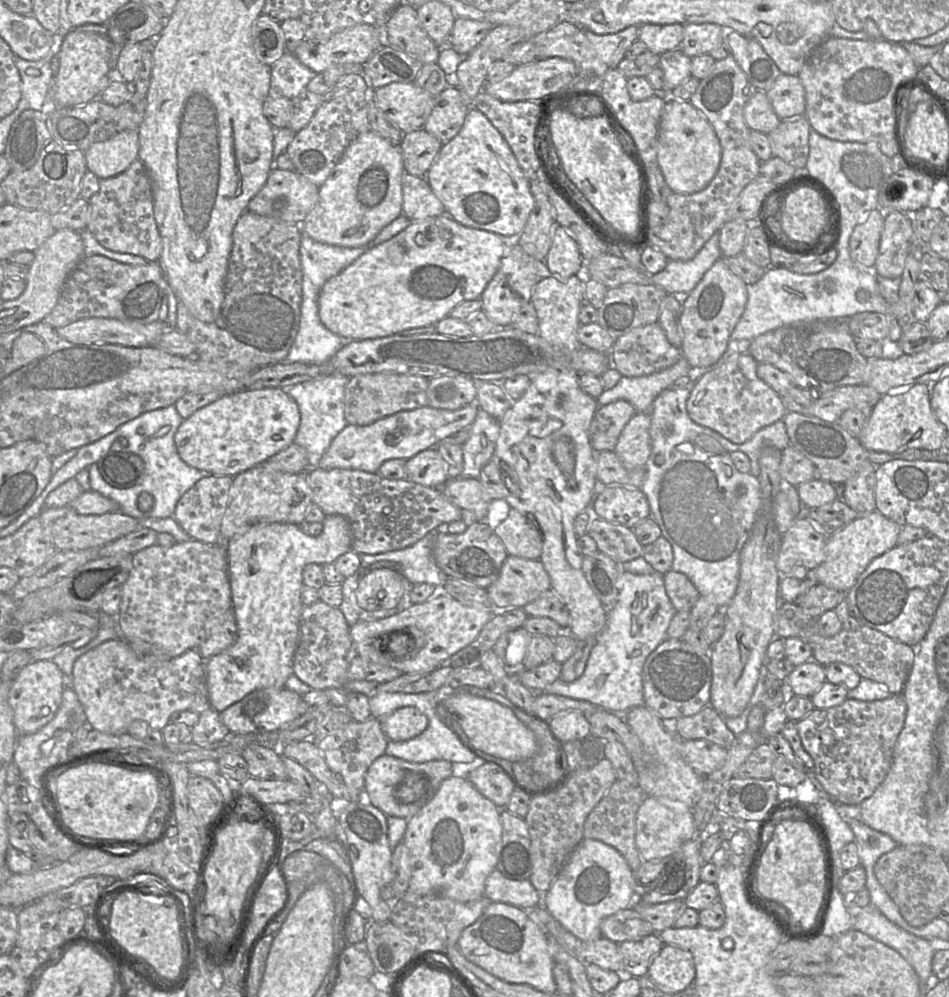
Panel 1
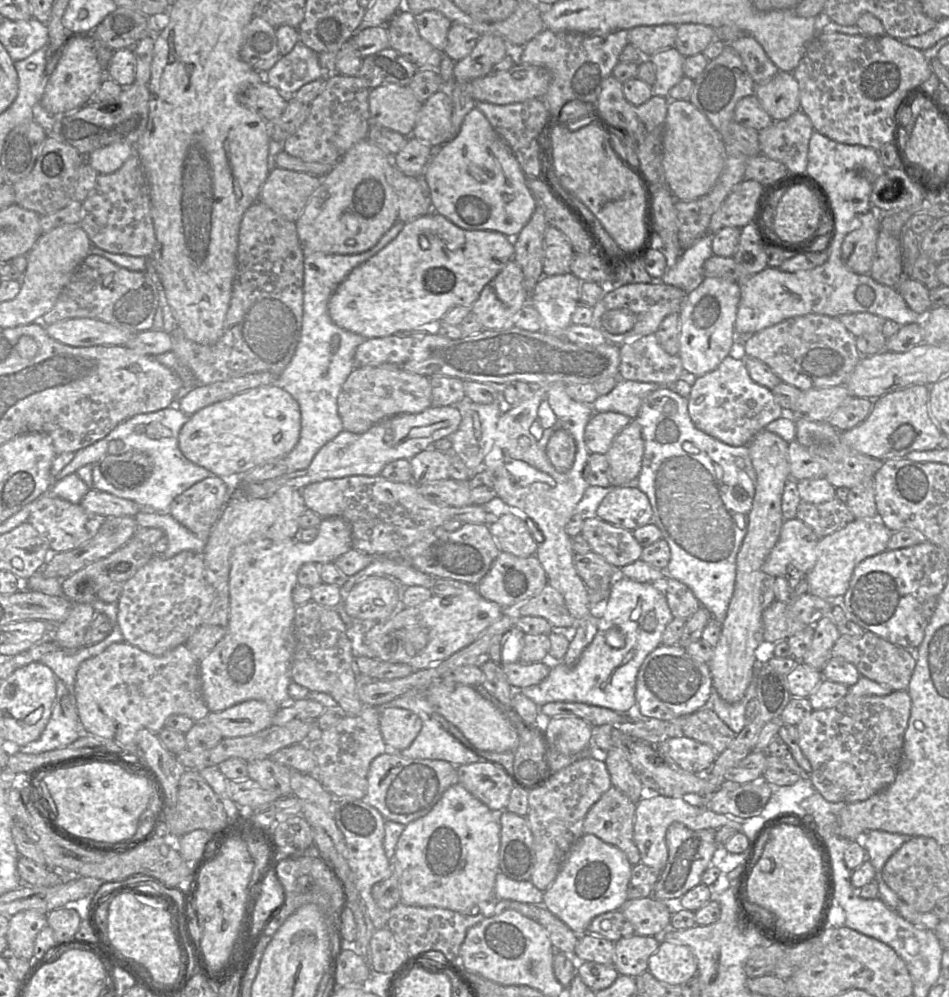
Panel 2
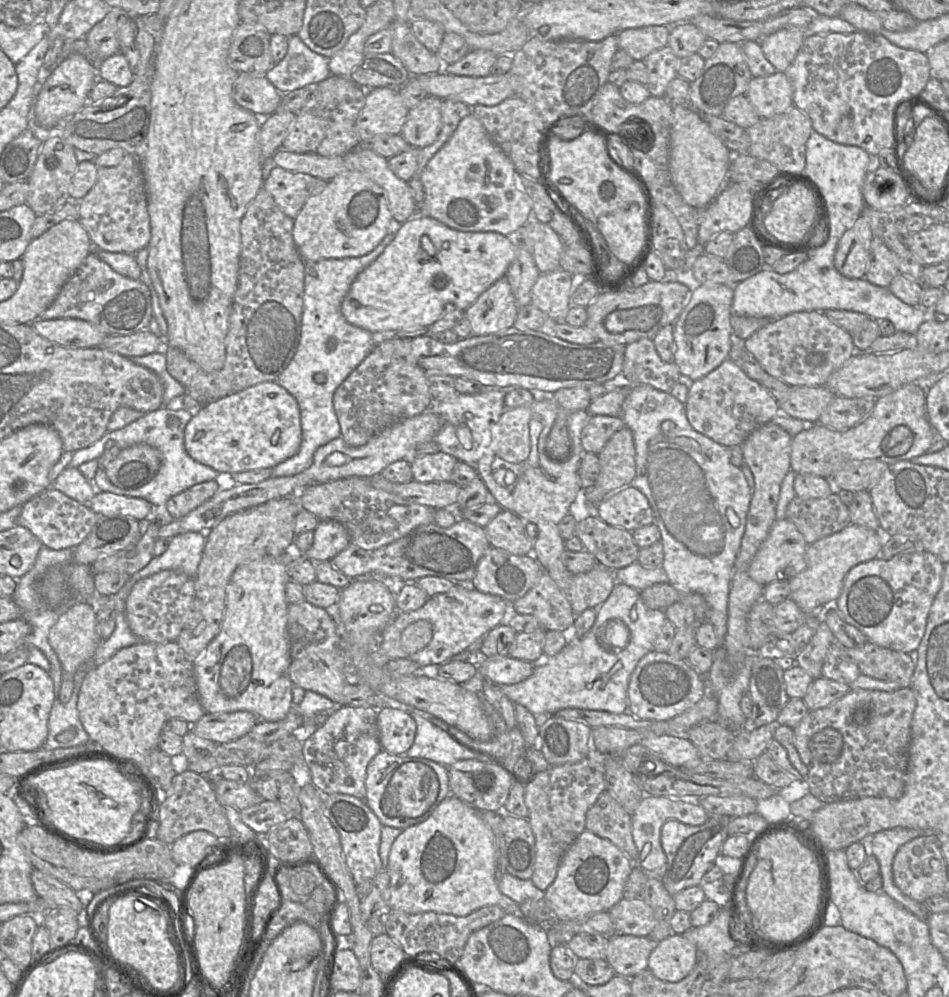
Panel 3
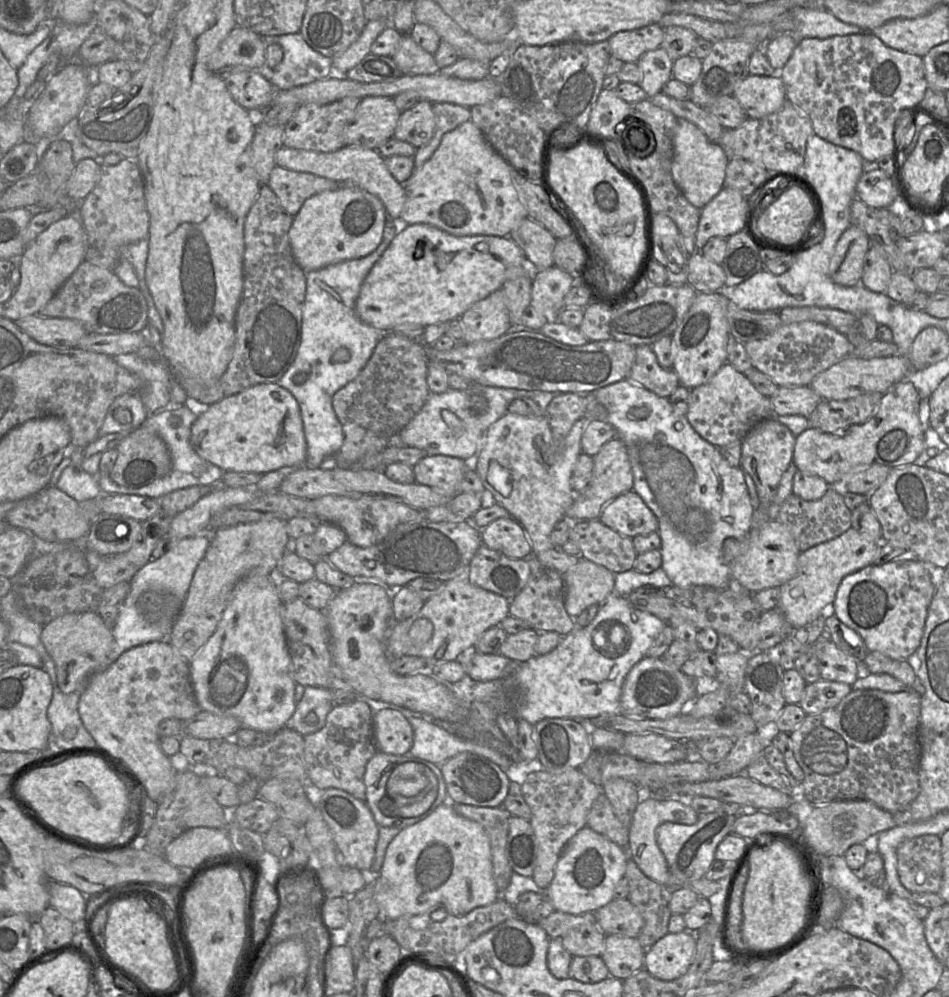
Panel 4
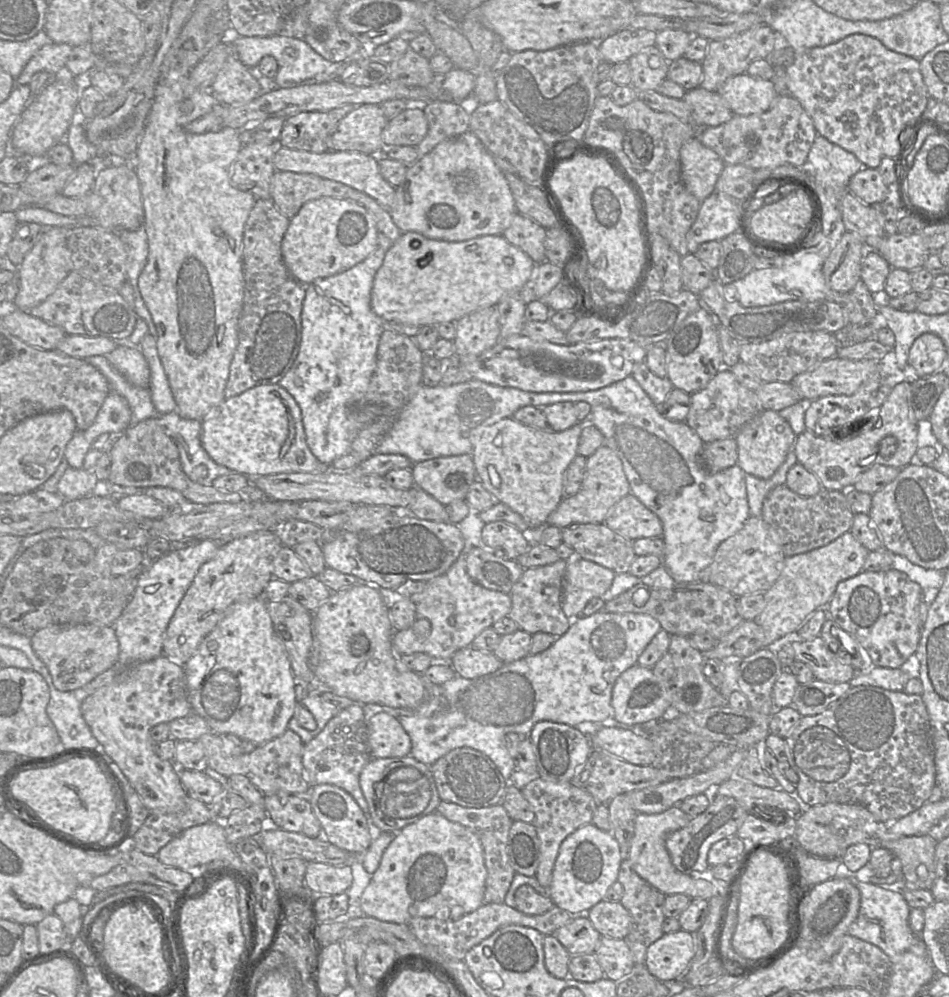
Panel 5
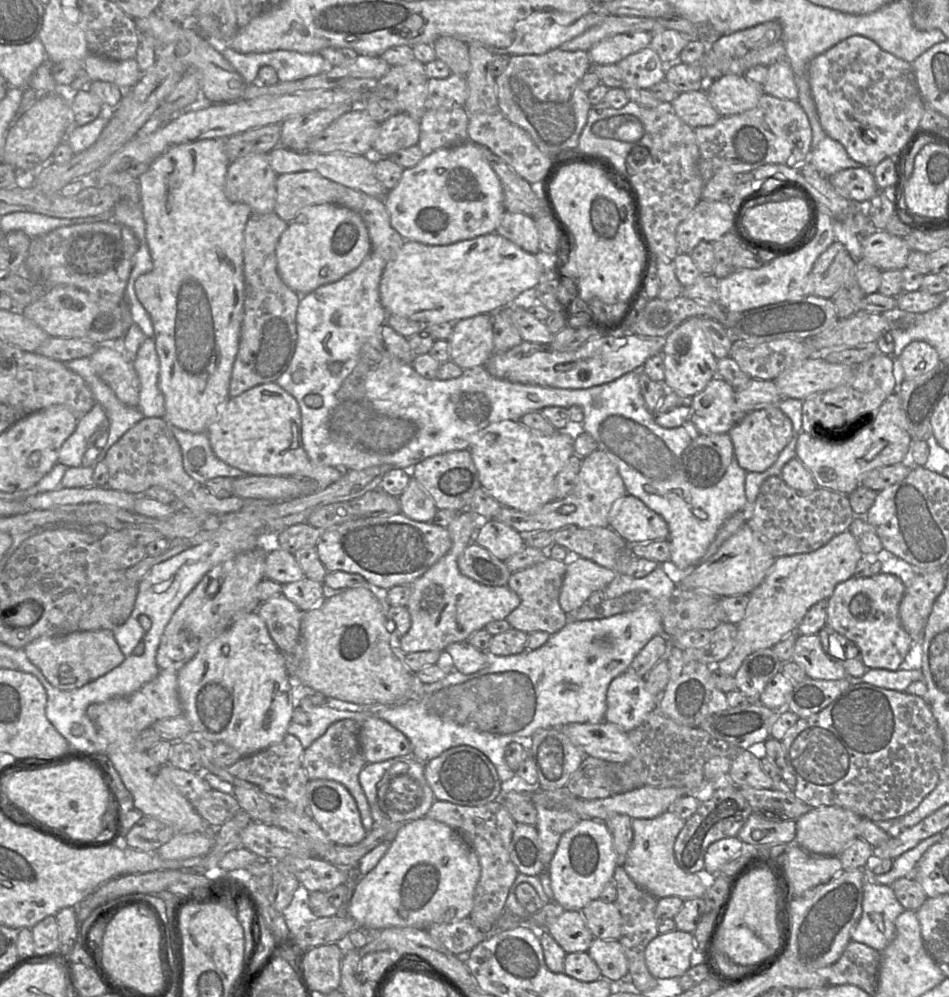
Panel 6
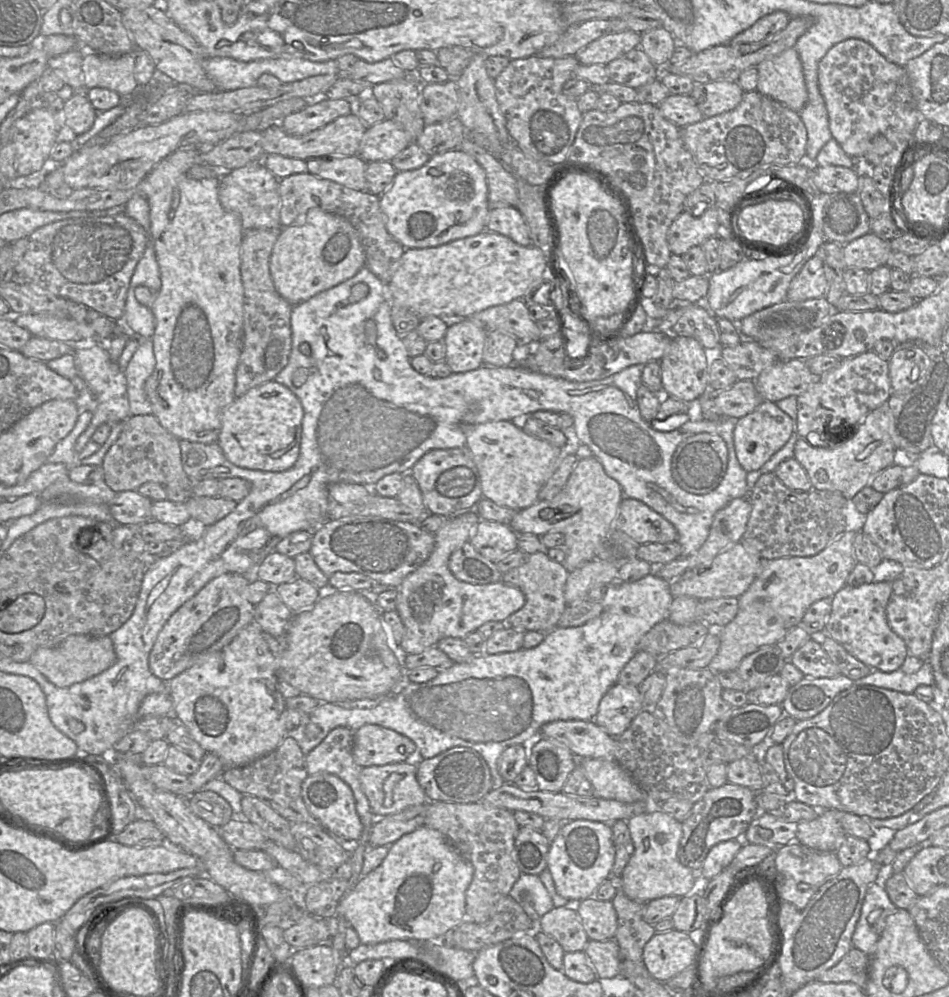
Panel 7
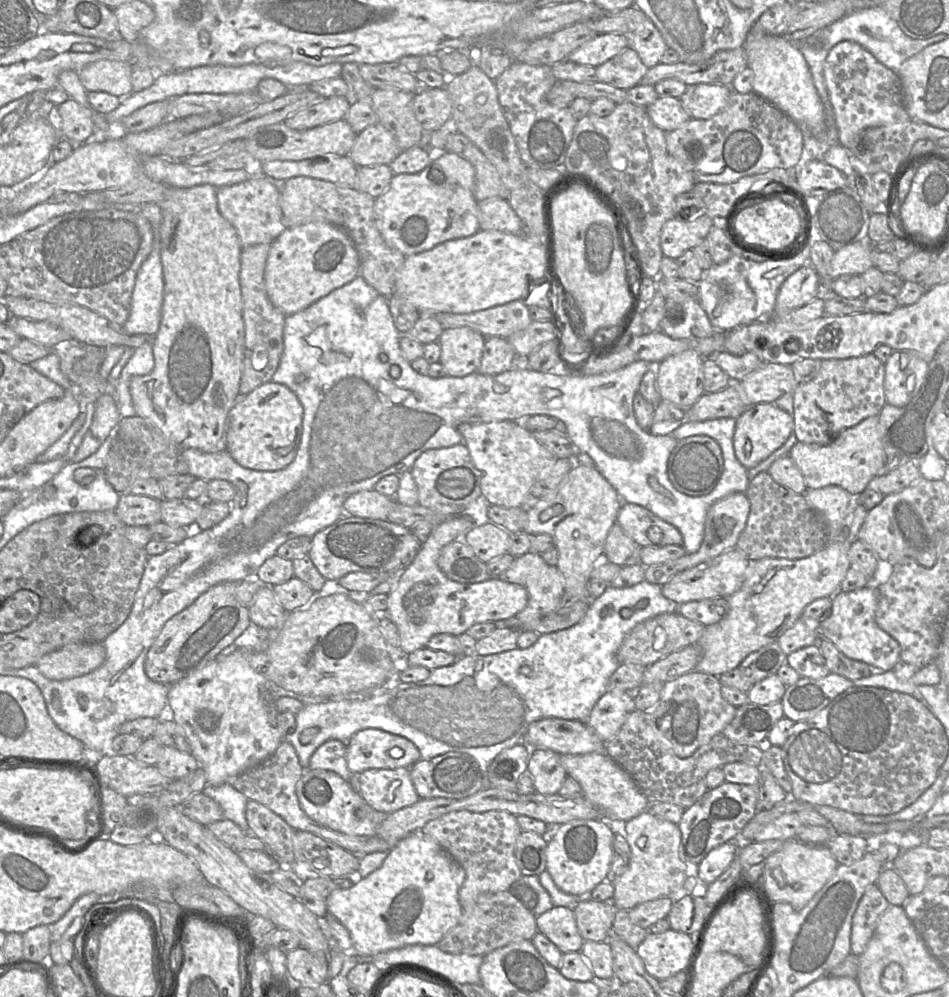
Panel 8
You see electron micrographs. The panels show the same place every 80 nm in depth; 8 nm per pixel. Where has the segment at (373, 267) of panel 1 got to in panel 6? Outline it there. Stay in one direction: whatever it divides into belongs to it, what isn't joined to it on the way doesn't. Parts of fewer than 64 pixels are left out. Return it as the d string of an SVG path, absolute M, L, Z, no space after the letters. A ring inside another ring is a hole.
M496 232L448 245L430 245L406 240L396 257L385 264L379 295L388 315L397 315L422 324L455 323L480 314L493 314L509 306L523 292L541 281L542 255L528 253Z

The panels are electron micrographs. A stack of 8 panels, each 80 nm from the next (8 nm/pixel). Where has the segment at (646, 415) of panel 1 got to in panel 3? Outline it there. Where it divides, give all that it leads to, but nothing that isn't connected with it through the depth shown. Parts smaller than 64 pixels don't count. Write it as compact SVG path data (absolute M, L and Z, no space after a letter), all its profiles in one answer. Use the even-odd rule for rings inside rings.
M628 427L618 430L607 442L598 454L601 471L594 486L587 489L587 500L591 505L598 506L600 503L618 493L617 490L632 484L636 476L635 445L632 431Z

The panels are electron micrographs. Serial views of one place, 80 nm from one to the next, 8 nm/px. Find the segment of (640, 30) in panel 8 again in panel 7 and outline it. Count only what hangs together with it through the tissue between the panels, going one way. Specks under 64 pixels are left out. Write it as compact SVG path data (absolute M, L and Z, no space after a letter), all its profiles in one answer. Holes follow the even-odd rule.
M662 27L640 34L640 49L645 52L655 66L659 68L667 66L675 48L673 36Z

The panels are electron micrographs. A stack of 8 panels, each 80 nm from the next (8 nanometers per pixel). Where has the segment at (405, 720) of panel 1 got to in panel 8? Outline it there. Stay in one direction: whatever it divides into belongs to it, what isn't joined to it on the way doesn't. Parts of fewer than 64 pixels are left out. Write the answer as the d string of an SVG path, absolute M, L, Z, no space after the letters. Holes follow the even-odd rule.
M367 728L346 743L349 770L357 775L369 769L410 768L420 759L418 748L405 737Z

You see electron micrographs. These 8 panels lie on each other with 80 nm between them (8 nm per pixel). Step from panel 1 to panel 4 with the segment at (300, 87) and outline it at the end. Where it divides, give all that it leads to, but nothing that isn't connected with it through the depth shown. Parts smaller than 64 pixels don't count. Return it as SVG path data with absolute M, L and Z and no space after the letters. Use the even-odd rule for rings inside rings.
M300 33L263 38L265 46L277 43L283 49L281 63L274 68L264 66L258 70L275 90L289 90L333 74L332 59L312 49Z

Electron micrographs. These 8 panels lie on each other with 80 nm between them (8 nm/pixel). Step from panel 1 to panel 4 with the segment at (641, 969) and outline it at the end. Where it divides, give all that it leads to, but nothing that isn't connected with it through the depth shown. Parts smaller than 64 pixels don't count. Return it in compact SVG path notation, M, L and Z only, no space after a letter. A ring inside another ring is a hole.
M609 934L605 937L601 958L609 975L624 981L644 968L644 949L637 938Z

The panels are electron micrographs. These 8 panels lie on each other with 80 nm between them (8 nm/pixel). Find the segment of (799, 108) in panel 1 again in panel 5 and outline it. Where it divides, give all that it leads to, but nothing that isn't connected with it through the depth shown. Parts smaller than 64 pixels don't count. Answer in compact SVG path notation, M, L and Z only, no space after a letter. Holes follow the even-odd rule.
M742 73L728 79L717 91L734 115L748 116L767 111L778 93L771 80Z

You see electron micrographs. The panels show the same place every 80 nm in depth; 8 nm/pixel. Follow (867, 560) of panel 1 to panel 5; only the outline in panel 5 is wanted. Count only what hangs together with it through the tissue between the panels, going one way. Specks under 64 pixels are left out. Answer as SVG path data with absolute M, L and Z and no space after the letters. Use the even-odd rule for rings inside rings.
M848 531L825 546L785 557L779 578L764 592L764 610L753 619L764 631L763 648L785 635L795 634L814 611L826 608L837 585L862 572L868 553Z

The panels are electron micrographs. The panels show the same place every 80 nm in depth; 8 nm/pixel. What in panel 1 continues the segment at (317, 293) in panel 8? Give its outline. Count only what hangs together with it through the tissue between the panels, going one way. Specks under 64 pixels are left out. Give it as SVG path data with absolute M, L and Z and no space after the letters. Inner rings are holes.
M371 130L359 134L319 187L316 204L300 224L302 233L324 244L341 247L366 245L402 214L404 171L400 145L391 144Z

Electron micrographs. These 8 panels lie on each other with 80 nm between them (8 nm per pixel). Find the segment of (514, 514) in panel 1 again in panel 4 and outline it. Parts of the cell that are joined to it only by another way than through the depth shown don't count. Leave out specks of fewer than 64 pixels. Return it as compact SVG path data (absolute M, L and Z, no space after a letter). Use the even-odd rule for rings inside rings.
M499 518L481 530L482 545L512 559L532 556L532 545L523 526L514 518Z

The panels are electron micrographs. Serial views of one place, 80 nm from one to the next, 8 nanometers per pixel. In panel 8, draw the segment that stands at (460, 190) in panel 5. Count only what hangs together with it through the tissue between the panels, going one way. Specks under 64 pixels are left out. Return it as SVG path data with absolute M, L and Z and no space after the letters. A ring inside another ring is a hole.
M444 152L416 173L394 174L387 189L374 202L377 228L385 242L405 256L430 250L451 239L469 237L479 229L478 202L473 194L475 169L473 165L453 152Z

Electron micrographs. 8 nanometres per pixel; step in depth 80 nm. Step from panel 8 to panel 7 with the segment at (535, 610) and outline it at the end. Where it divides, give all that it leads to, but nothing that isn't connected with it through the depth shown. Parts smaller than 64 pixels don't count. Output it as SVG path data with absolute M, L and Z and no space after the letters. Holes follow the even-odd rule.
M545 550L531 554L523 565L505 573L501 581L519 588L525 596L524 606L507 618L507 626L523 632L544 633L557 627L558 620L566 608L564 589L568 574L564 565L552 561Z

